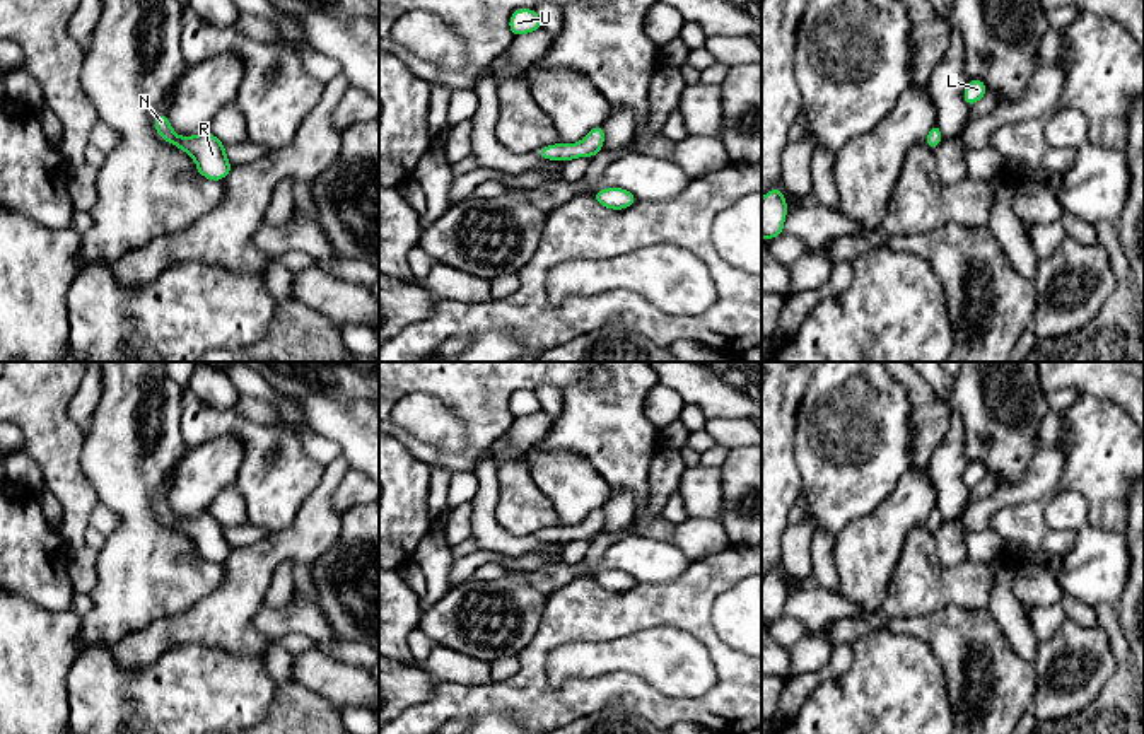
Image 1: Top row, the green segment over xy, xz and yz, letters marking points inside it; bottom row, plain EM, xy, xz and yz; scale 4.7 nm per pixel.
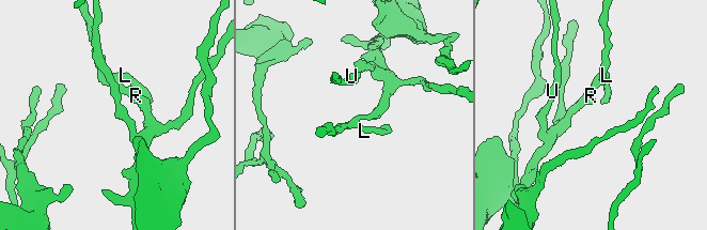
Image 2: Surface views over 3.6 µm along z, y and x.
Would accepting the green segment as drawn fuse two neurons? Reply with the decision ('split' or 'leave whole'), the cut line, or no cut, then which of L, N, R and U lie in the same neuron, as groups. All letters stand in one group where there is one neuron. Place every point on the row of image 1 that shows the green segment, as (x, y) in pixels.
leave whole; cut none; groups L N R U

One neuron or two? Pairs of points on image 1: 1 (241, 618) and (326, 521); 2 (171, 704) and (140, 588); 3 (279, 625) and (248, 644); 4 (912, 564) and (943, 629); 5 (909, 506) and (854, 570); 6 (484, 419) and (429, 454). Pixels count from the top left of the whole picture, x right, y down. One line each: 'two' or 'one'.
1: one
2: two
3: two
4: two
5: one
6: one

